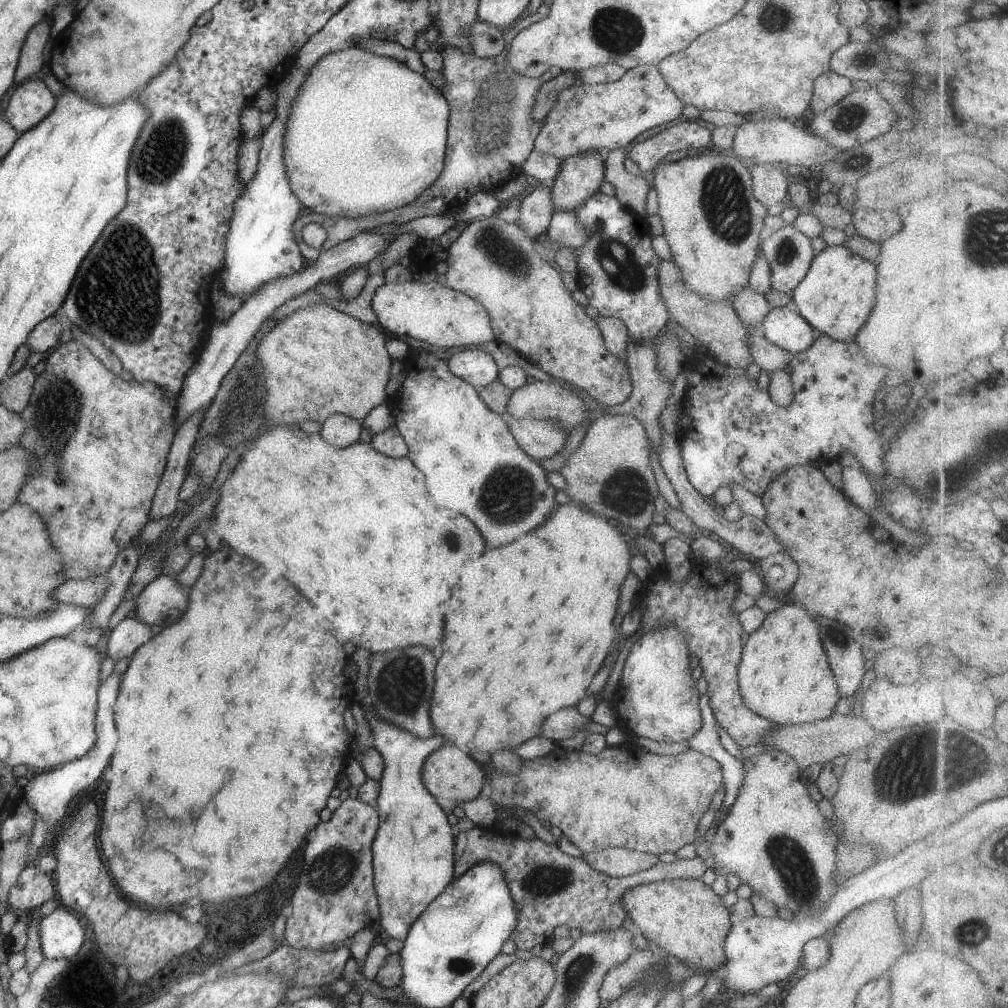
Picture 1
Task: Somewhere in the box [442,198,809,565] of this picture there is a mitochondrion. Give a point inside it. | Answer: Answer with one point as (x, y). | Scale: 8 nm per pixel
(509, 487)

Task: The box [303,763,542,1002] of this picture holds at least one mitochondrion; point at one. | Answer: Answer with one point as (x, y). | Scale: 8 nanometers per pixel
(465, 964)

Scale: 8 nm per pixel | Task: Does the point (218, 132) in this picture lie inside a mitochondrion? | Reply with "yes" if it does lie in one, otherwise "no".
no

